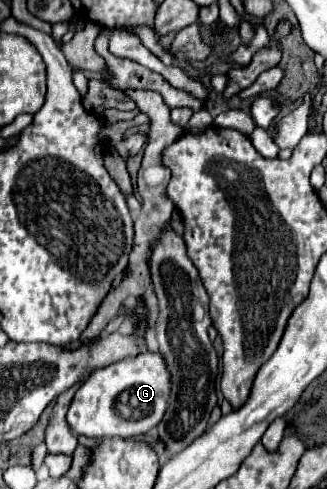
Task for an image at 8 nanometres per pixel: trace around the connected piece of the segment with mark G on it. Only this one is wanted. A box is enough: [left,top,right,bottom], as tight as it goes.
[67,353,169,439]

